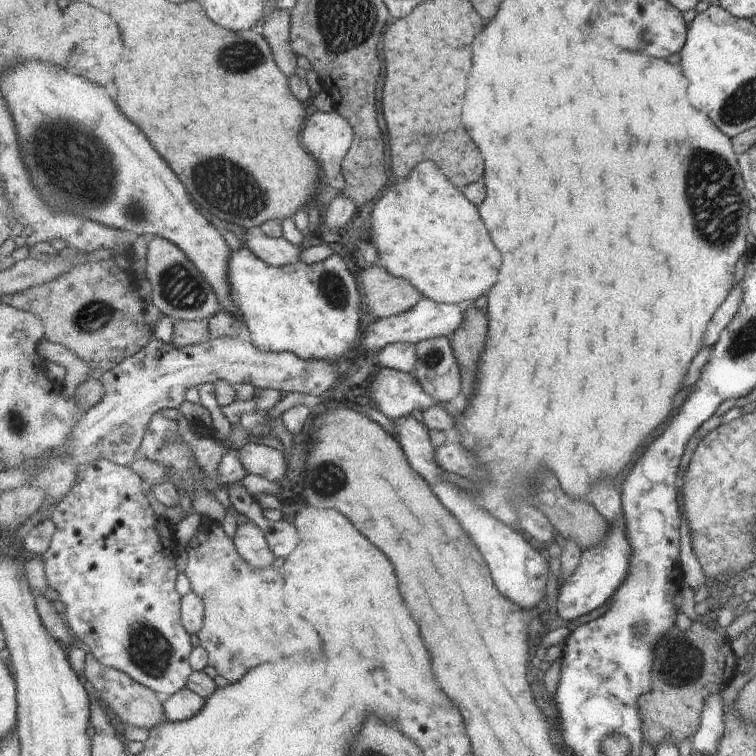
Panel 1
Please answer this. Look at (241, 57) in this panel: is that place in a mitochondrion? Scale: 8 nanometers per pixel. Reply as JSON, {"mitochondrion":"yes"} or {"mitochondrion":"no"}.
{"mitochondrion":"yes"}

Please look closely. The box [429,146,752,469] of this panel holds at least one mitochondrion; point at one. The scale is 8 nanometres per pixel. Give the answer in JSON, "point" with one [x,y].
{"point":[708,172]}

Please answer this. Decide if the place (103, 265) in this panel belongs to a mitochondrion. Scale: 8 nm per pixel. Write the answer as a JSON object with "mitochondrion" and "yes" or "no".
{"mitochondrion":"no"}

